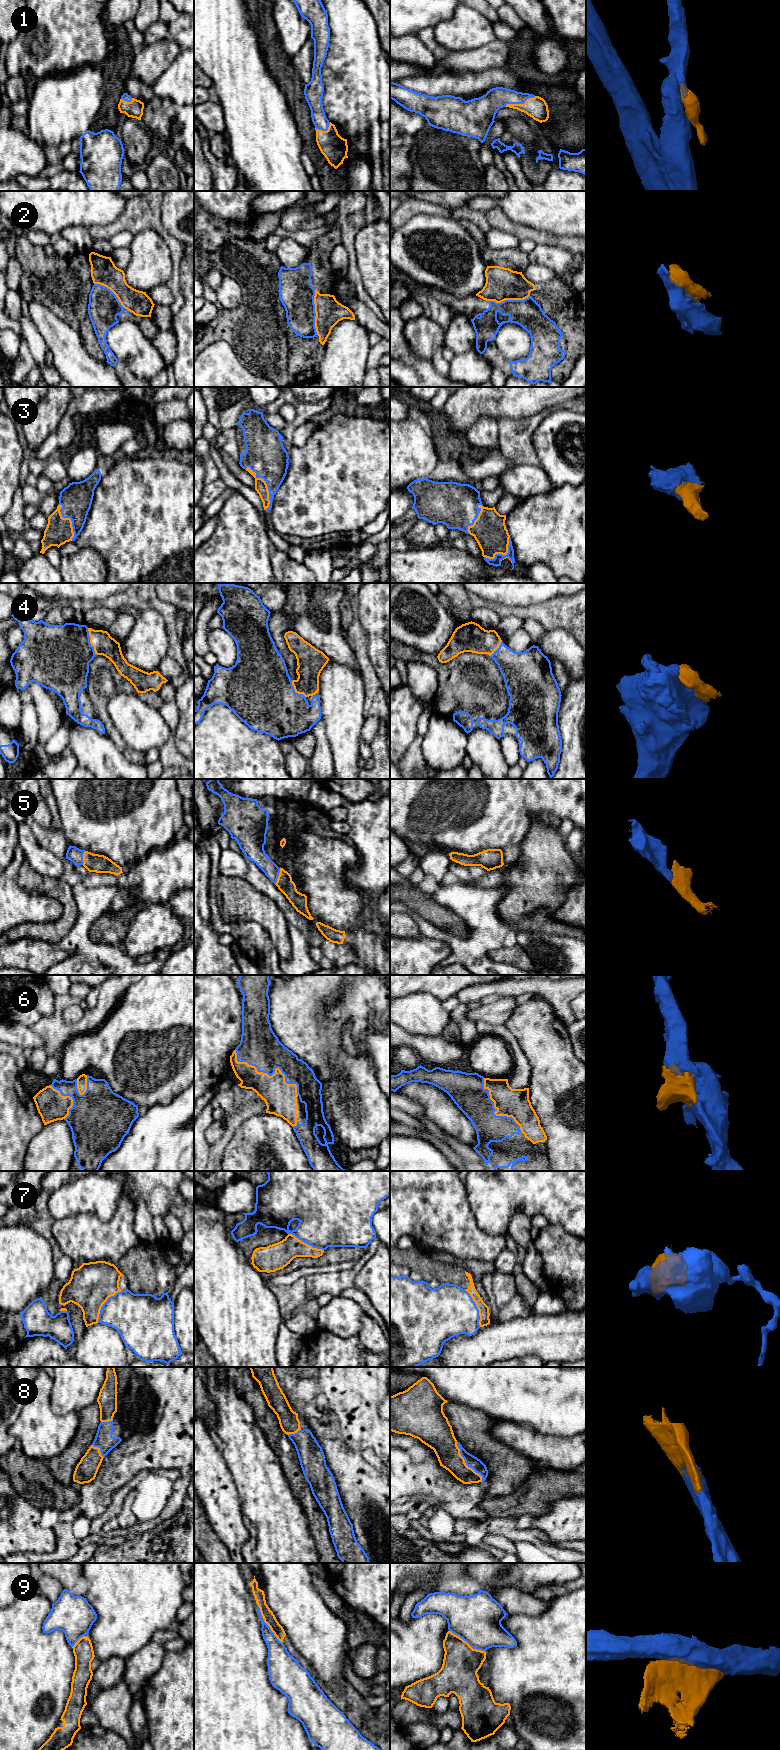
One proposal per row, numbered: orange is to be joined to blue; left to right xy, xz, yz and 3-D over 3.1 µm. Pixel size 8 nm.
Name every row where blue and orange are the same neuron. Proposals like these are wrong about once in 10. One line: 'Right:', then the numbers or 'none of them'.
Right: 1, 3, 4, 5, 6, 8

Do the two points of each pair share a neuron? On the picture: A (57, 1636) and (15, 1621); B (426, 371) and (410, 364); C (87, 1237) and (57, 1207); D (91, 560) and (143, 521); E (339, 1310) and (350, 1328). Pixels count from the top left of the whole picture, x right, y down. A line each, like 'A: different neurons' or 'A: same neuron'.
A: same neuron
B: same neuron
C: different neurons
D: different neurons
E: same neuron

